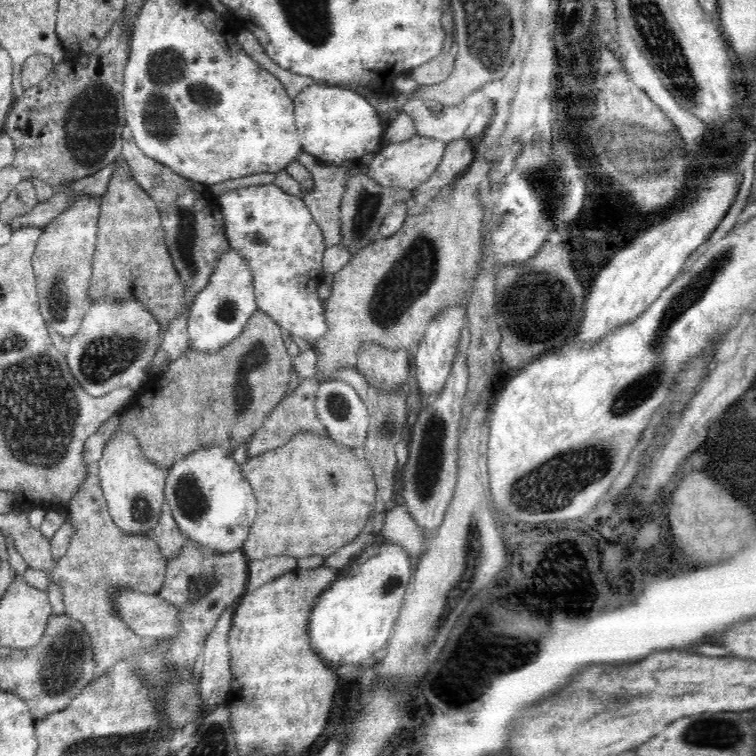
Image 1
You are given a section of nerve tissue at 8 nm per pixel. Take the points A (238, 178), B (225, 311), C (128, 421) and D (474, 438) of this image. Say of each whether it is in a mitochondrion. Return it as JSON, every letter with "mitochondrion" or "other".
{"A":"other","B":"mitochondrion","C":"other","D":"other"}

